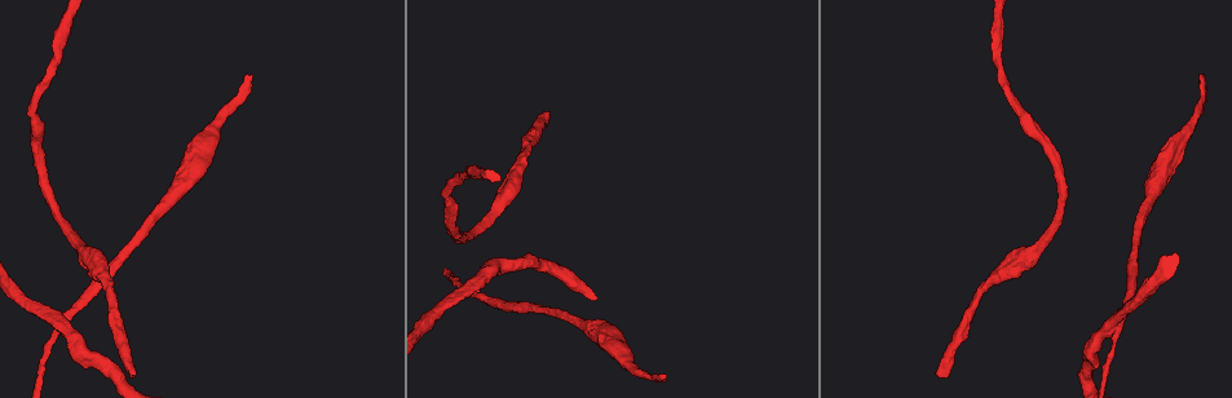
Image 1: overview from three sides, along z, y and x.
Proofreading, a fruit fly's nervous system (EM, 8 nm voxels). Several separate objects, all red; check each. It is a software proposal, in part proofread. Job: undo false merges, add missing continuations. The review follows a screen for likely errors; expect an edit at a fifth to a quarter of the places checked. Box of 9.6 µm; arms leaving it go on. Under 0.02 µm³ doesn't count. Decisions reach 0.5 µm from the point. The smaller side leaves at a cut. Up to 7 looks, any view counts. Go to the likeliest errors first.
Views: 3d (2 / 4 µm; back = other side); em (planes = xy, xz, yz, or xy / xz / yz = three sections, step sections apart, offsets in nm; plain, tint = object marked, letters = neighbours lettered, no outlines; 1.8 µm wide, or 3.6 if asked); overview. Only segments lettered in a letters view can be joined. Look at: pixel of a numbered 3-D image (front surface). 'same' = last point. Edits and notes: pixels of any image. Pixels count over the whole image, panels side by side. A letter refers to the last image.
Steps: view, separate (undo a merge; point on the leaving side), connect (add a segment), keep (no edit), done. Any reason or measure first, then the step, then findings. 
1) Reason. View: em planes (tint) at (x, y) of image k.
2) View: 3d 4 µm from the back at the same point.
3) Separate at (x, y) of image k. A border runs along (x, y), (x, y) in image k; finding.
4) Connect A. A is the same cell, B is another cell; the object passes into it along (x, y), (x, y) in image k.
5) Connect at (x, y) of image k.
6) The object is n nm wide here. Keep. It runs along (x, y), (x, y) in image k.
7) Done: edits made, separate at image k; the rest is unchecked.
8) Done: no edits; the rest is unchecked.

View: 3d 4 µm at (1113, 323) of image 1.

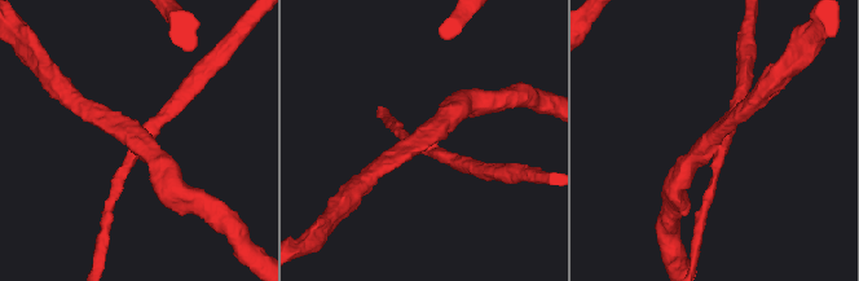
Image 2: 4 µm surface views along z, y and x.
4 arms meet here. View: em xz step 4 (letters) at (140, 139) of image 2.

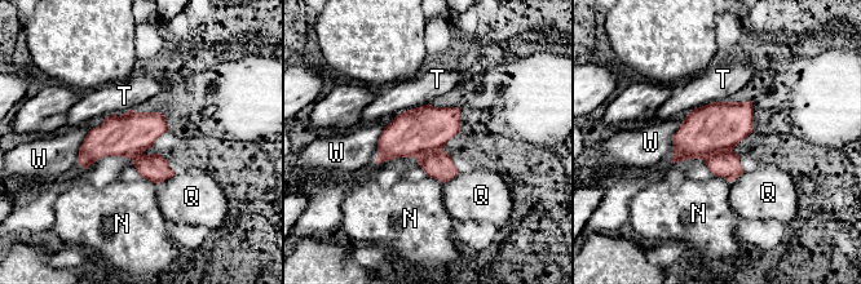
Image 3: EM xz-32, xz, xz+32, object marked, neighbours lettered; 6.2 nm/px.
View: em planes (letters) at the same point.

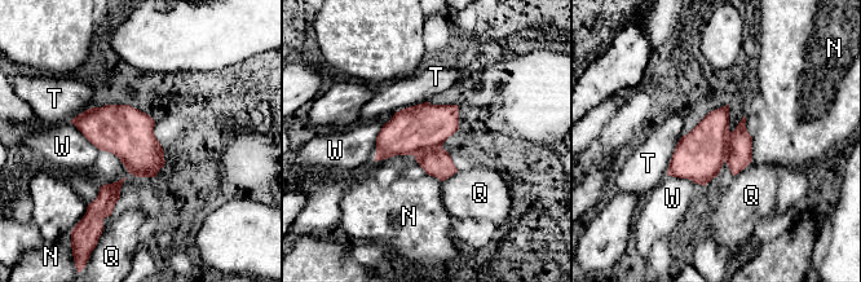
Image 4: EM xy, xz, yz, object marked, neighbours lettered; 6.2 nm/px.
Separate at (698, 155) of image 4. N, Q, T and W are other cells; a border runs along (731, 132), (727, 140), (724, 161) in image 4; two cells meet here.

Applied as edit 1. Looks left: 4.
End of a long branch. View: em planes (letters) at (1204, 75) of image 1.

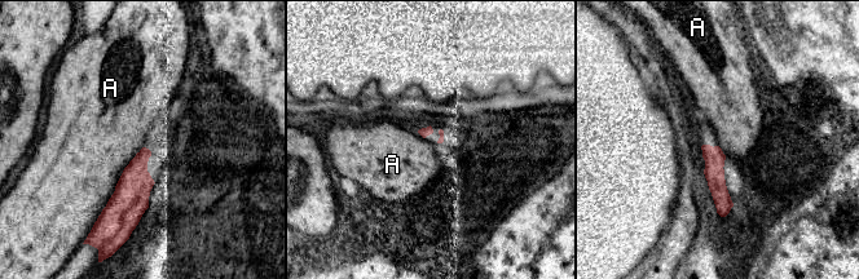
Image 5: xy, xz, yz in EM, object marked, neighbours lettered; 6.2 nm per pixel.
The longest contact is with A, 550 nm. Keep. A is another cell; it runs along (705, 147), (714, 158), (723, 212) in image 5; none of them fits.

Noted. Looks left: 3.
Branch stops here. View: 3d 4 µm at (550, 111) of image 1.

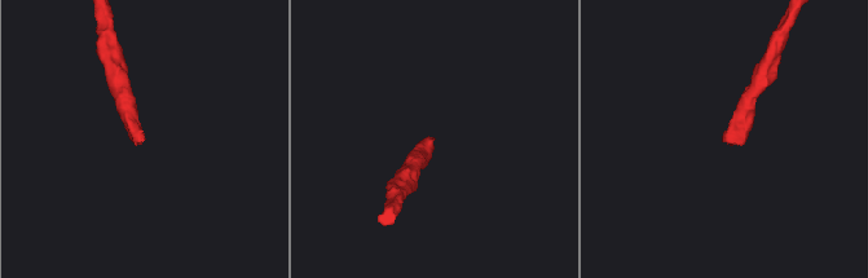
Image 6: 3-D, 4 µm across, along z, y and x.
View: em yz step 16 (tint) at (433, 137) of image 6.

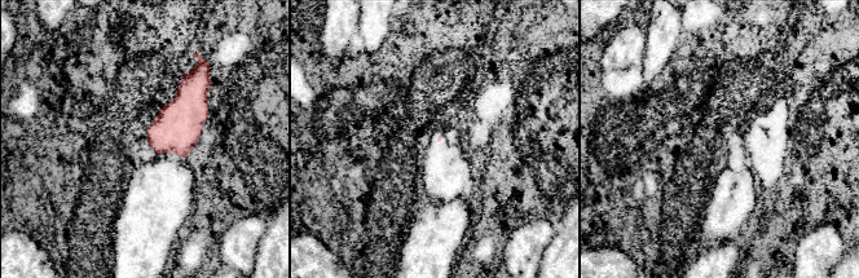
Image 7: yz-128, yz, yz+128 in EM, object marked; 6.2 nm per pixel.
View: em yz step 16 (letters) at the same point.

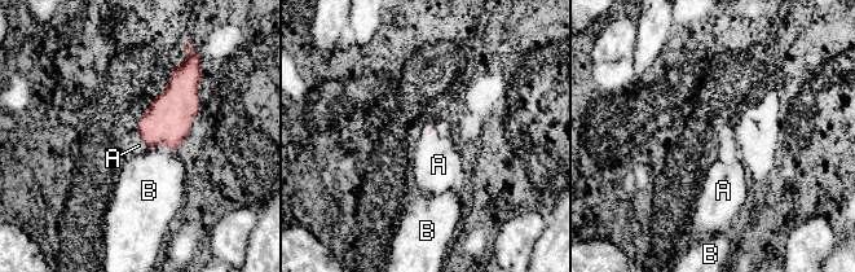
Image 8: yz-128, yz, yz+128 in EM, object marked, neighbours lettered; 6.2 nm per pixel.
Connect at (139, 145) of image 8. A is the same cell, B is another cell; the cell continues.

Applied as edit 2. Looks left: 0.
Done: edits made, separate at image 4, connect at image 8; the rest is unchecked.

